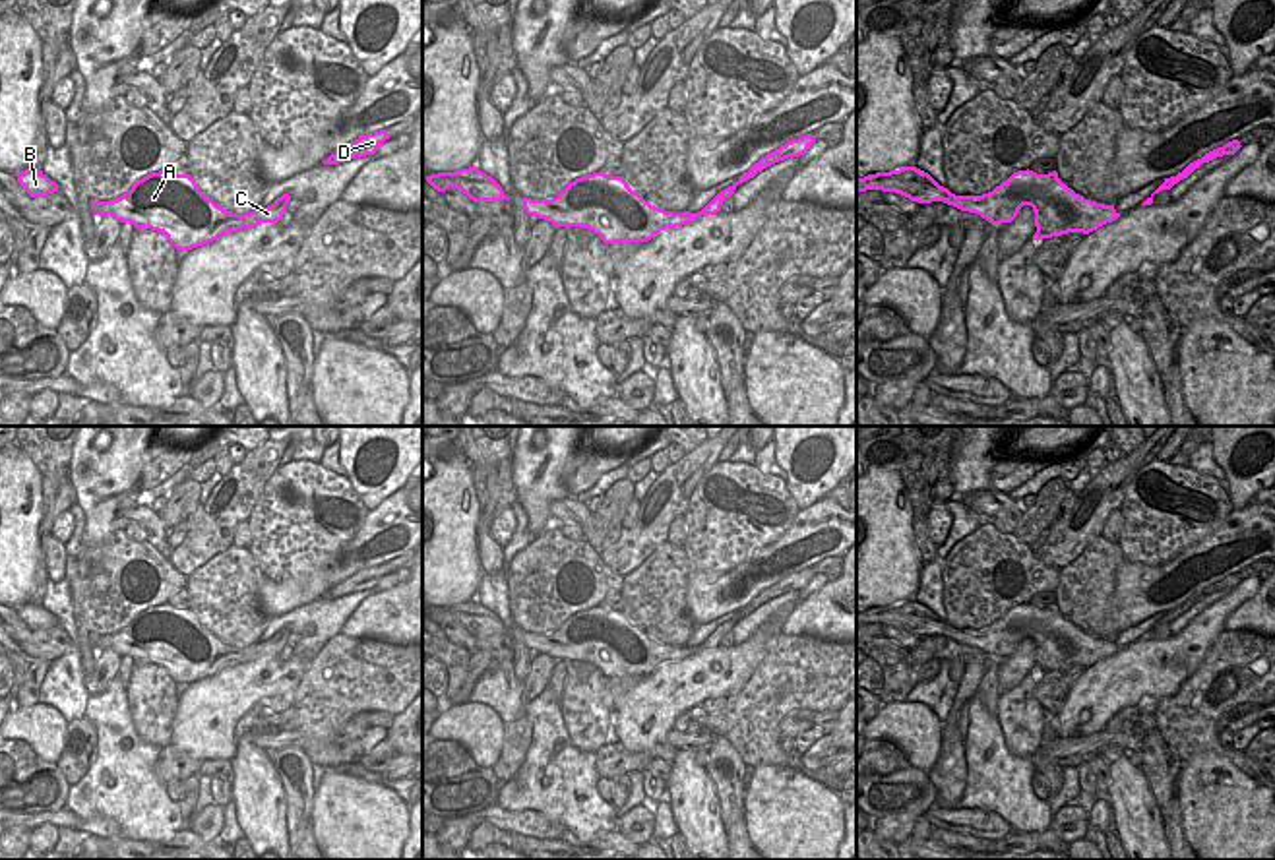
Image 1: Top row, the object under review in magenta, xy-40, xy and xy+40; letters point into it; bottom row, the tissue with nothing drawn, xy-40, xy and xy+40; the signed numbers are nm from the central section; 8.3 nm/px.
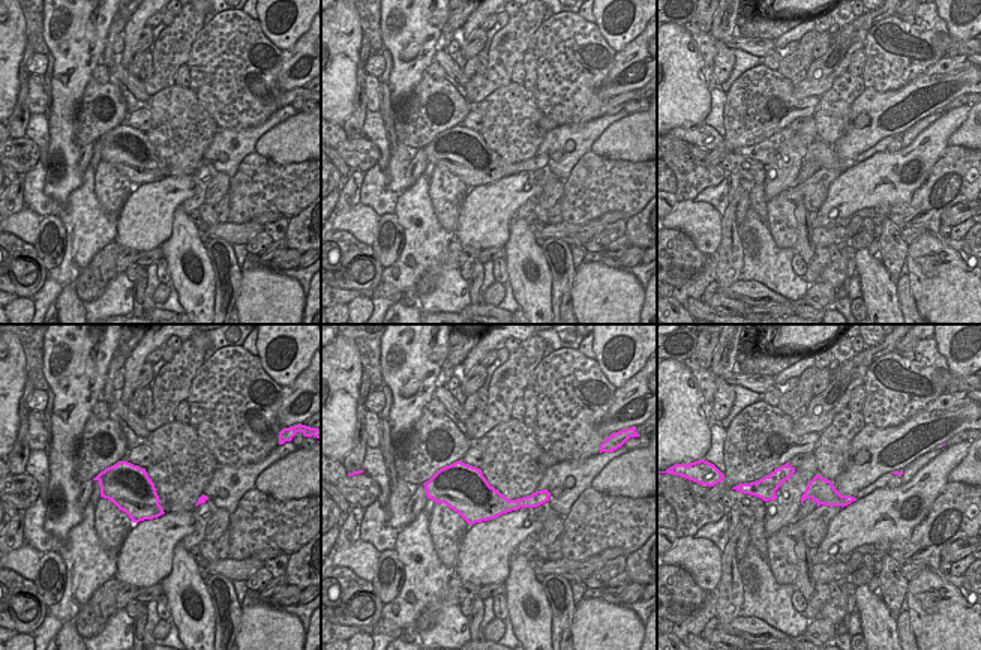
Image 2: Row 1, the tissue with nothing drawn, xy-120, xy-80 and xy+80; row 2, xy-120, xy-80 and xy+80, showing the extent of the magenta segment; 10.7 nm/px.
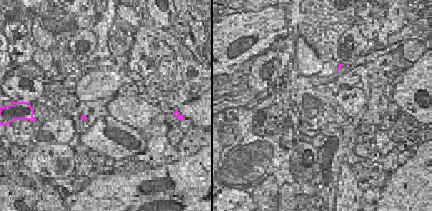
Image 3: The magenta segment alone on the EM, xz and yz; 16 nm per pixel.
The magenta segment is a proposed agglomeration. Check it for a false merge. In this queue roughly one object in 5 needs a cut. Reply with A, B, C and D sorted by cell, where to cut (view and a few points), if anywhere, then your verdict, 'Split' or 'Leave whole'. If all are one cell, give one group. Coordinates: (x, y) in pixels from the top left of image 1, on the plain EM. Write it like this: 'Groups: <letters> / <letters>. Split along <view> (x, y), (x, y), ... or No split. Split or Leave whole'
Groups: A B C D. No split. Leave whole

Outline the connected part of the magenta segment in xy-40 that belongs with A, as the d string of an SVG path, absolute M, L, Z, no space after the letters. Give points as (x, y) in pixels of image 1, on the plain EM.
M165 602L143 610L116 633L93 635L93 647L163 666L176 684L192 684L229 666L277 657L289 635L291 630L283 628L267 641L236 649L209 633L190 608Z

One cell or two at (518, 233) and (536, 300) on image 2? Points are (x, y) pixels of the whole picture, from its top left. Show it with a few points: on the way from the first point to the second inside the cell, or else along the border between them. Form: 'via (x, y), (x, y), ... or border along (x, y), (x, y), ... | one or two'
via (519, 249), (519, 267), (530, 284) | one

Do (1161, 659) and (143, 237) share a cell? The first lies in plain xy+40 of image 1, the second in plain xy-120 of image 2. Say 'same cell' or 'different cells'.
same cell

